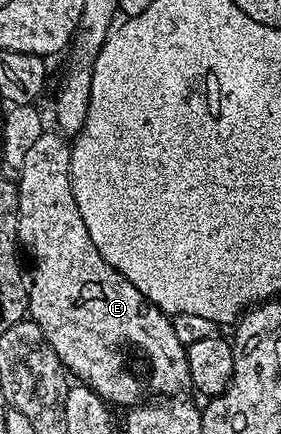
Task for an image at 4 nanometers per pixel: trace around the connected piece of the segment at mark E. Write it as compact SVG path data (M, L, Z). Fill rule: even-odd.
M46 132L38 136L37 142L30 147L26 164L22 164L18 172L20 195L16 237L19 245L23 249L25 246L32 257L32 274L30 270L28 282L31 321L42 328L65 371L113 407L131 408L157 396L175 395L176 386L189 385L188 351L178 336L174 336L172 318L146 300L146 296L142 296L142 292L138 292L138 288L122 276L122 272L110 268L110 264L102 260L102 252L94 248L94 240L90 240L90 232L86 232L82 212L78 212L78 204L74 204L72 177L68 175L71 159L69 139L59 132Z

